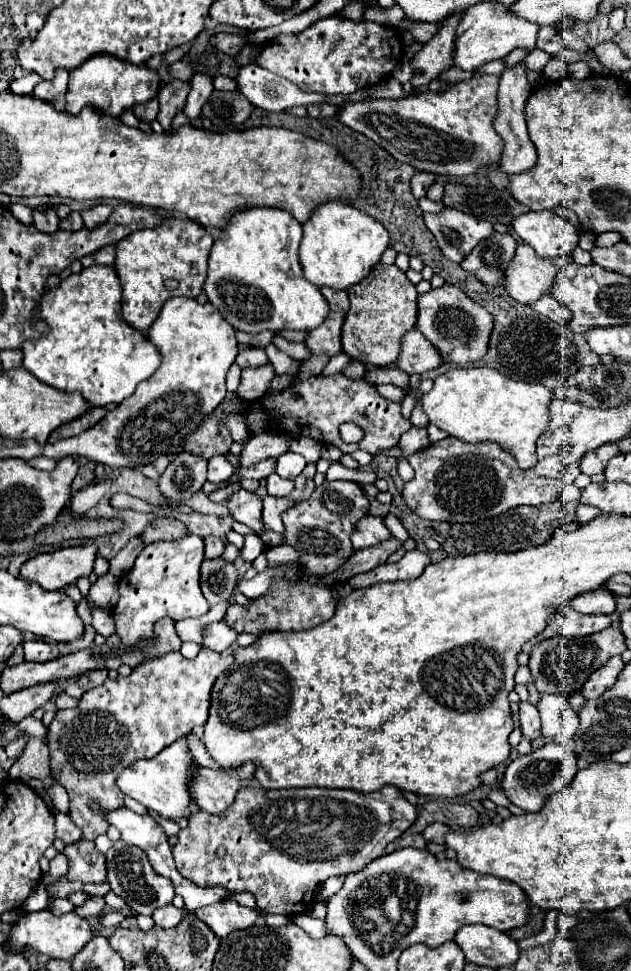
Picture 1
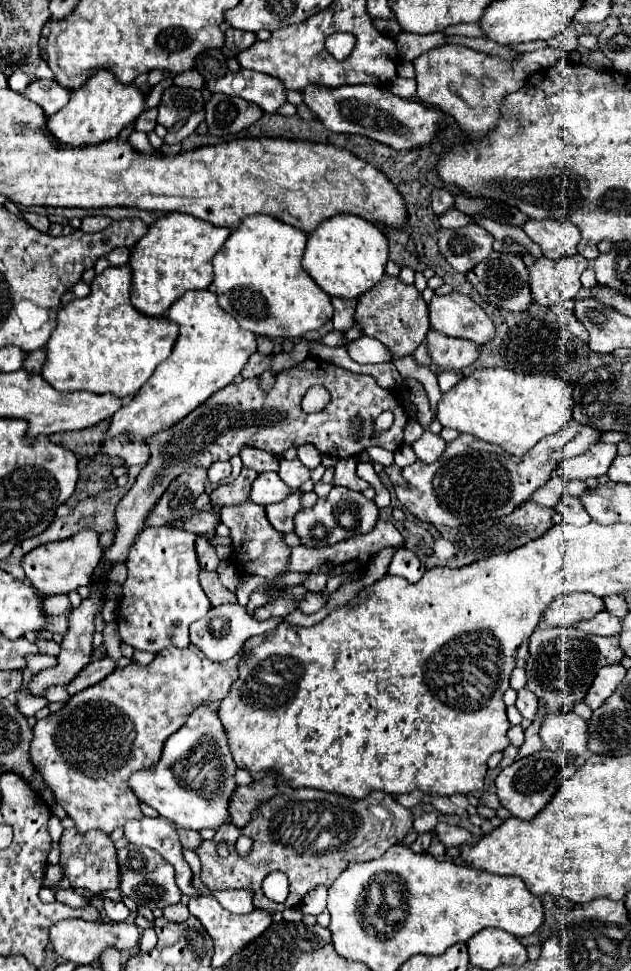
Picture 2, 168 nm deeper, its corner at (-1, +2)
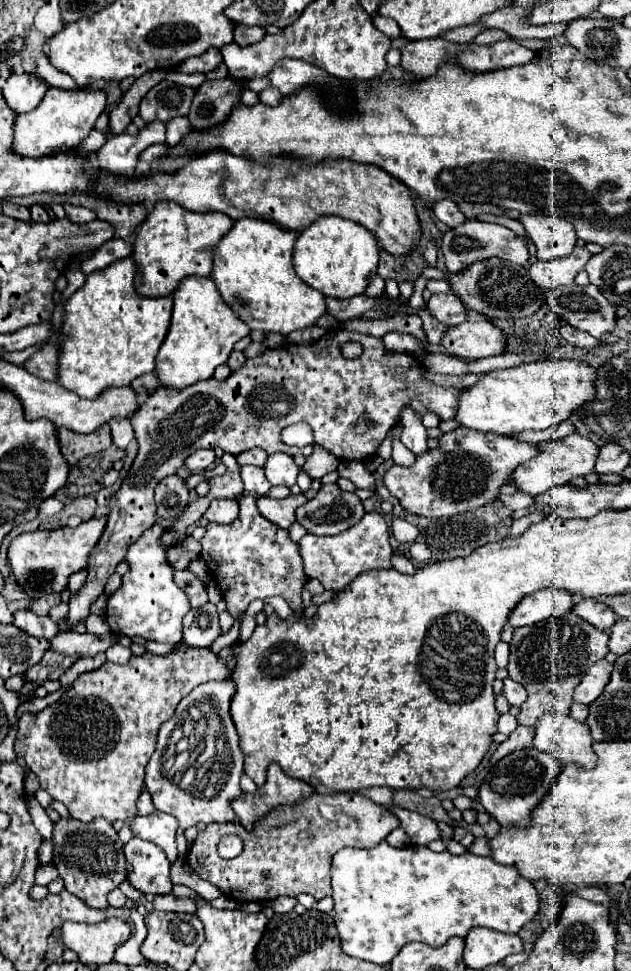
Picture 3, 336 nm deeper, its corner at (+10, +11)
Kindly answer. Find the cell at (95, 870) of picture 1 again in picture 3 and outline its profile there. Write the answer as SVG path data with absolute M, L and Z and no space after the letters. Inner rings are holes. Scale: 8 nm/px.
M62 818L54 824L54 866L66 882L66 890L82 898L90 908L106 910L108 892L118 888L126 876L126 858L124 844L118 838L118 832L104 818L96 818L90 824L78 822L74 818Z

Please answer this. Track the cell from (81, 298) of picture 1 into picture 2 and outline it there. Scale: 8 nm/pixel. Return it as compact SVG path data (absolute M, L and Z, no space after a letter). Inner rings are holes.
M107 267L101 275L95 275L89 285L91 293L83 299L73 299L71 303L59 307L57 311L57 327L45 347L47 357L43 363L41 375L57 389L57 391L79 391L85 389L89 393L113 393L123 397L135 395L141 385L149 379L155 367L171 355L173 343L177 339L177 325L167 319L151 319L133 309L129 301L131 287L131 269L123 267Z

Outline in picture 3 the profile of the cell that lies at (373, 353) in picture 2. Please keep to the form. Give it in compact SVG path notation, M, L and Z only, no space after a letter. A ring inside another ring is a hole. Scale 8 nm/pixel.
M390 332L384 336L384 346L388 350L394 350L394 352L418 352L420 350L420 340L414 338L412 334L398 334L398 332Z

